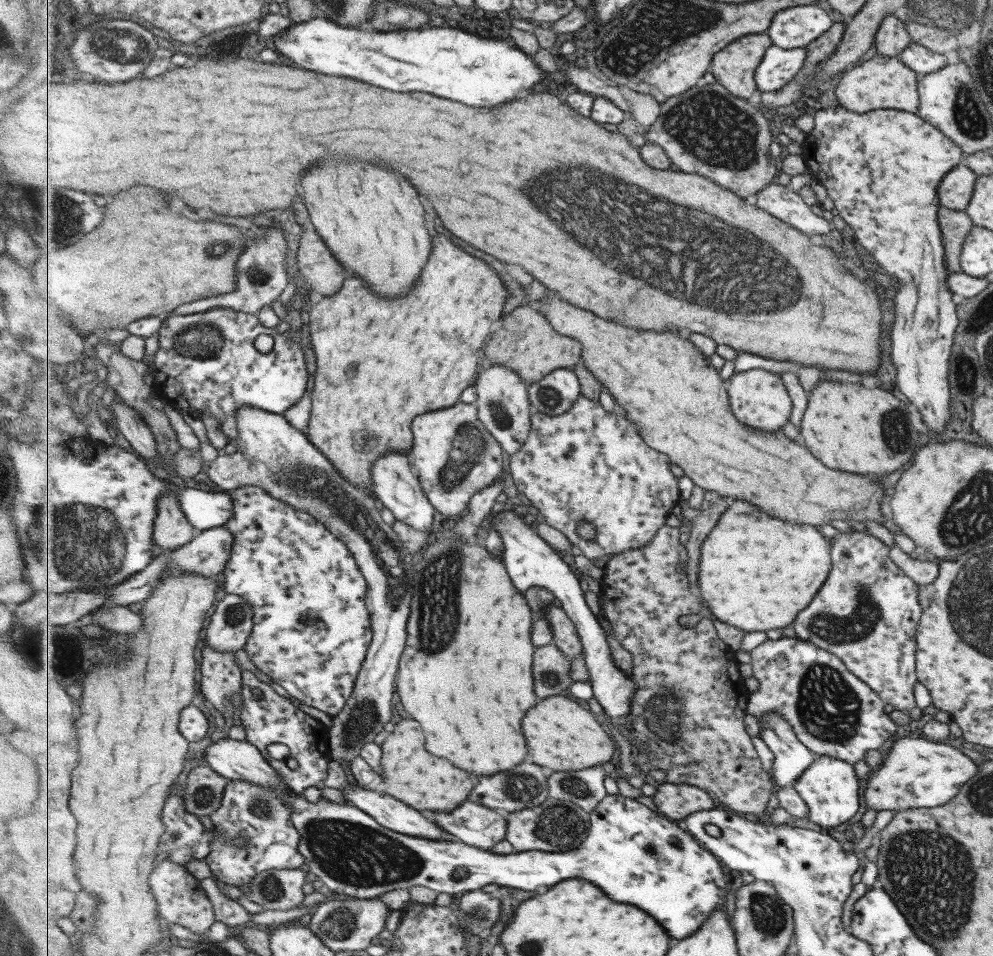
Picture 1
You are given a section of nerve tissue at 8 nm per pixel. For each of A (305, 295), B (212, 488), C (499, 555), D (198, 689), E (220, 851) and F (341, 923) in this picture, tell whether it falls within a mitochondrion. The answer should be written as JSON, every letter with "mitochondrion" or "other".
{"A":"other","B":"other","C":"other","D":"other","E":"other","F":"mitochondrion"}

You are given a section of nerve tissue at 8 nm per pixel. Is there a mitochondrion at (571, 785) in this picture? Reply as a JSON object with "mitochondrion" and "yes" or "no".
{"mitochondrion":"yes"}

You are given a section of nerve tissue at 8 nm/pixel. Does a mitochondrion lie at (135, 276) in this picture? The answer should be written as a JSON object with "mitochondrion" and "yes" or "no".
{"mitochondrion":"no"}

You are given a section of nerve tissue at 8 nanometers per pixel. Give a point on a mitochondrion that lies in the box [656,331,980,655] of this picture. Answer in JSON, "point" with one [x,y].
{"point":[852,622]}

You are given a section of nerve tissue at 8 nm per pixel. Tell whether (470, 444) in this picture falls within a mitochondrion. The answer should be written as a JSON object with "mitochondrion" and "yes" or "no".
{"mitochondrion":"yes"}

